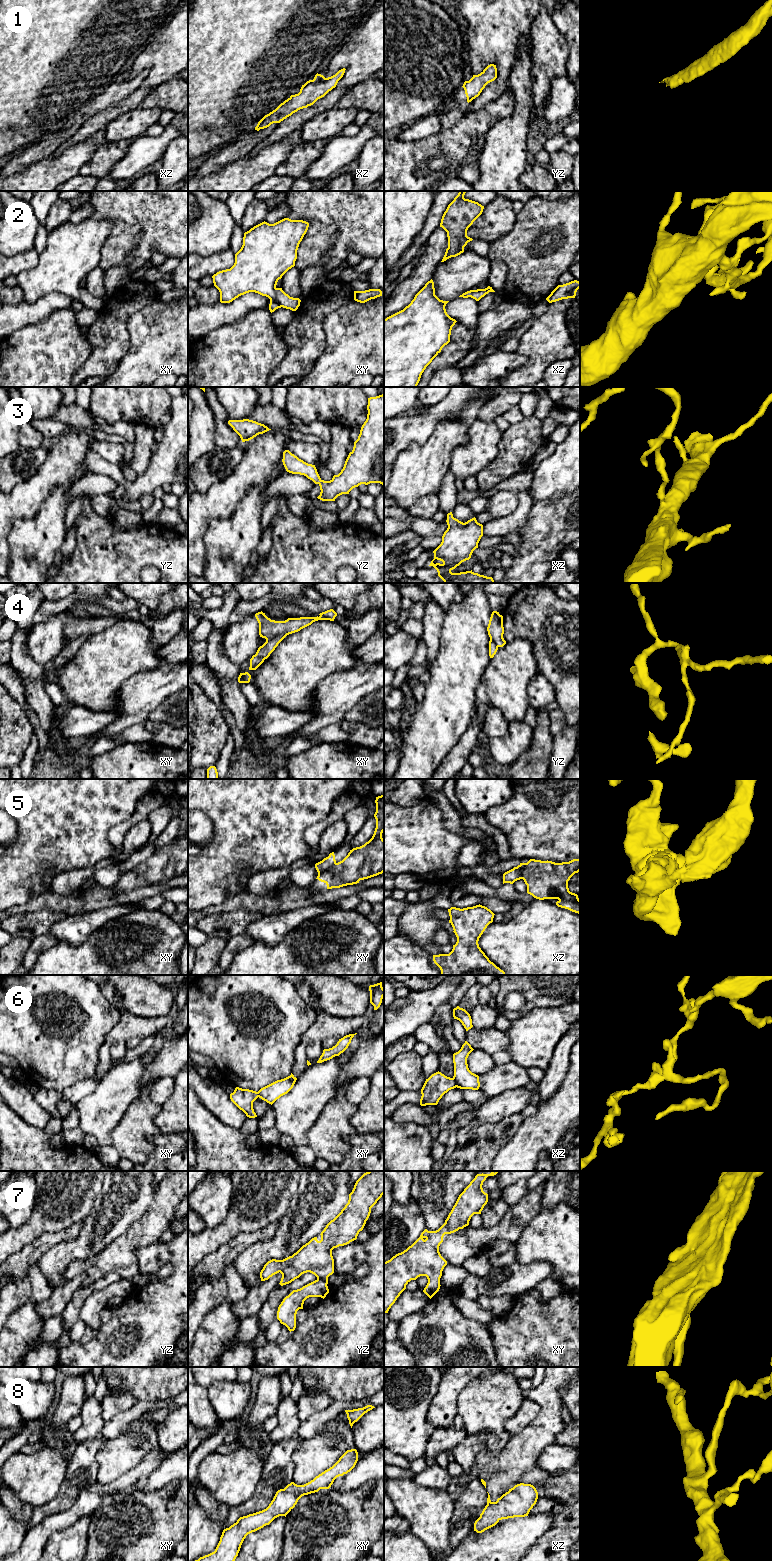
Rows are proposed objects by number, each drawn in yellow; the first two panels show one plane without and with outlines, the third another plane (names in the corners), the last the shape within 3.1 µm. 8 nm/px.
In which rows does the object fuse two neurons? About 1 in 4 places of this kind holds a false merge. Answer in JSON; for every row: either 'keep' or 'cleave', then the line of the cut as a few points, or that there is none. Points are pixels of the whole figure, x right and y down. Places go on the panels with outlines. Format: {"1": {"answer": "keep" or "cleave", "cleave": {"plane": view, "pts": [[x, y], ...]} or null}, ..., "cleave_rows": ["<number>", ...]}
{"1": {"answer": "keep", "cleave": null}, "2": {"answer": "keep", "cleave": null}, "3": {"answer": "keep", "cleave": null}, "4": {"answer": "keep", "cleave": null}, "5": {"answer": "cleave", "cleave": {"plane": "xy", "pts": [[335, 862], [318, 875]]}}, "6": {"answer": "cleave", "cleave": {"plane": "xz", "pts": [[452, 1078], [456, 1086]]}}, "7": {"answer": "keep", "cleave": null}, "8": {"answer": "keep", "cleave": null}, "cleave_rows": ["5", "6"]}

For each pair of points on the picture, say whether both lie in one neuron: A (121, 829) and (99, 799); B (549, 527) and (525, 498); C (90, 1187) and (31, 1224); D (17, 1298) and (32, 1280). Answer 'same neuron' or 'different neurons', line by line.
A: different neurons
B: different neurons
C: same neuron
D: same neuron

